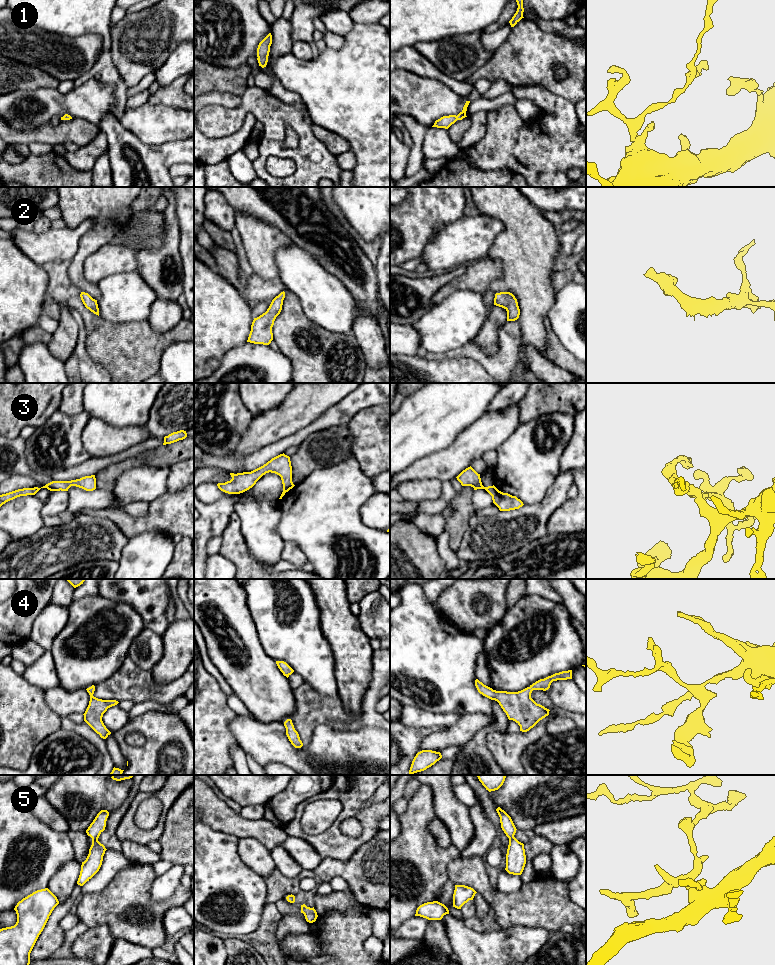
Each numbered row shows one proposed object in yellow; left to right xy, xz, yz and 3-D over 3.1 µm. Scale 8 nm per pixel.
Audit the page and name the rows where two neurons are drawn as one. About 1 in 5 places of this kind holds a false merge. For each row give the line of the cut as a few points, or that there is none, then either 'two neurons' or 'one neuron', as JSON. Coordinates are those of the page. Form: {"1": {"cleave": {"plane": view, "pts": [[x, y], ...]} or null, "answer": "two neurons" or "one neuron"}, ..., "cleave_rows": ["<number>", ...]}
{"1": {"cleave": null, "answer": "one neuron"}, "2": {"cleave": null, "answer": "one neuron"}, "3": {"cleave": null, "answer": "one neuron"}, "4": {"cleave": null, "answer": "one neuron"}, "5": {"cleave": null, "answer": "one neuron"}, "cleave_rows": []}

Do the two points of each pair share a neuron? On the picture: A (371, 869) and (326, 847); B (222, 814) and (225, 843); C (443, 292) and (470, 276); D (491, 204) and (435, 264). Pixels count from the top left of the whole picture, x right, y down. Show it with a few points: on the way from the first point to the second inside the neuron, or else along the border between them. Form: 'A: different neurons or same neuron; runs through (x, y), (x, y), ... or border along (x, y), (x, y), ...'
A: different neurons; border along (366, 842), (345, 860), (325, 858)
B: different neurons; border along (204, 822), (214, 829), (234, 835), (238, 839)
C: same neuron; runs through (450, 288), (463, 282)
D: different neurons; border along (478, 212), (495, 217), (503, 225)

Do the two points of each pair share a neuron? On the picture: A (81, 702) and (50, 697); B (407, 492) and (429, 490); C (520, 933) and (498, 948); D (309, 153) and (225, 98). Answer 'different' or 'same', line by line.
A: same
B: same
C: same
D: different

